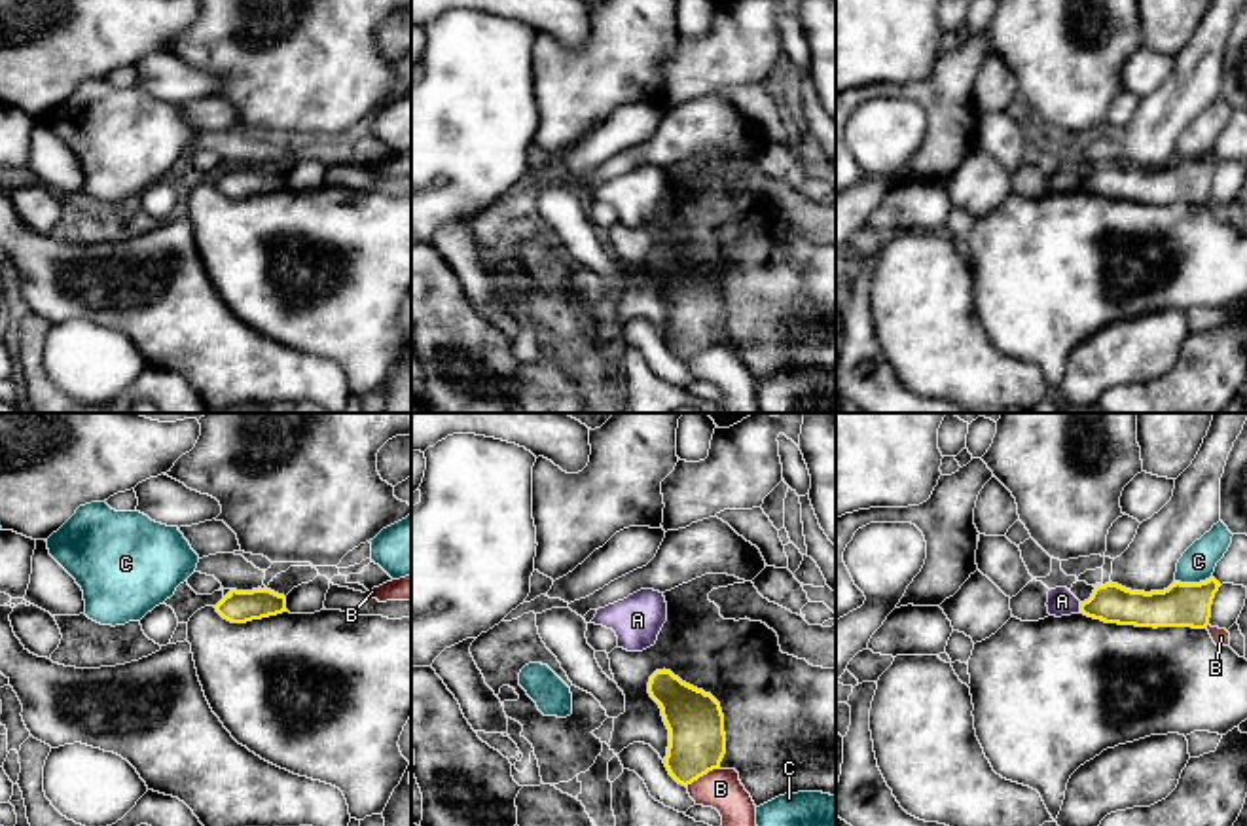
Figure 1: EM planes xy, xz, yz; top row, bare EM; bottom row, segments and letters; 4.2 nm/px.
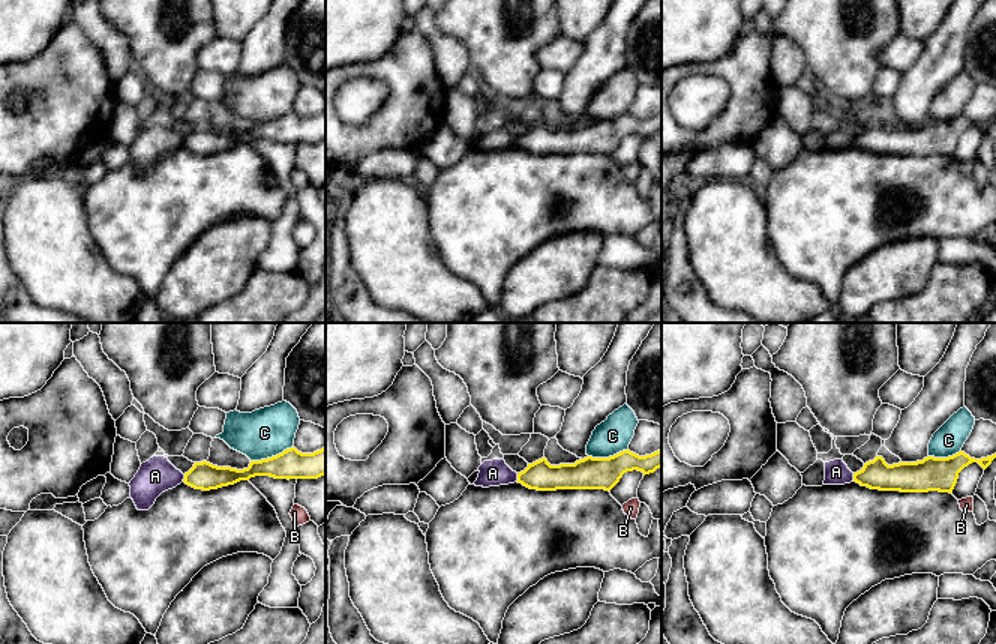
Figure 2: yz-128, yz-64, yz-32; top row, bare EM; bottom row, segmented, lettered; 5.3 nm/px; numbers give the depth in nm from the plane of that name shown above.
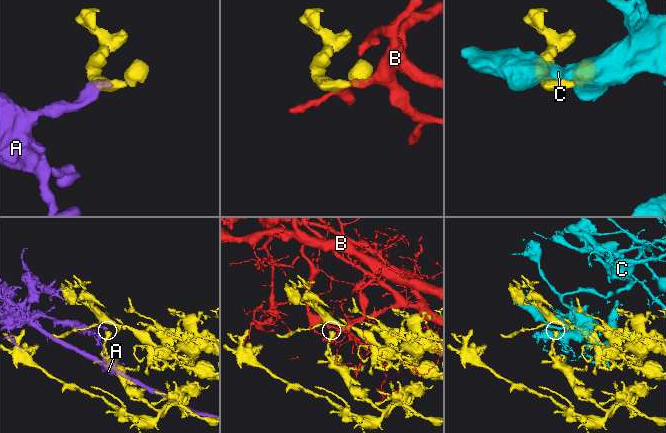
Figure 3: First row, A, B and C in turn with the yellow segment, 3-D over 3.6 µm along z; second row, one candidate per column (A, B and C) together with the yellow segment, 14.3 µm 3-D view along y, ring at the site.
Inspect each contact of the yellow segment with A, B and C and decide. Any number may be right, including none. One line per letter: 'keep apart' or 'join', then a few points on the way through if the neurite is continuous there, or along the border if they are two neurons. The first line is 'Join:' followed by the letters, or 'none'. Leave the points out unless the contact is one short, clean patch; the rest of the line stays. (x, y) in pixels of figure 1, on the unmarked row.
Join: none
A: keep apart | along yz (1079, 179), (1081, 186)
B: keep apart
C: keep apart

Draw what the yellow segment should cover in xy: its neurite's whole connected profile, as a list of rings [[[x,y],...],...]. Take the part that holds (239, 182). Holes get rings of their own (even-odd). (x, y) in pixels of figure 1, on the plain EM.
[[[231,165],[214,184],[224,195],[231,199],[246,199],[288,188],[286,172],[271,165]]]

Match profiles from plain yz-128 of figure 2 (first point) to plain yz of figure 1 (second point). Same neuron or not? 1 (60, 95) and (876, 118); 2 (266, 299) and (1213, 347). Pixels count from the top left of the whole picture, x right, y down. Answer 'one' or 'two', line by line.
1: two
2: one

